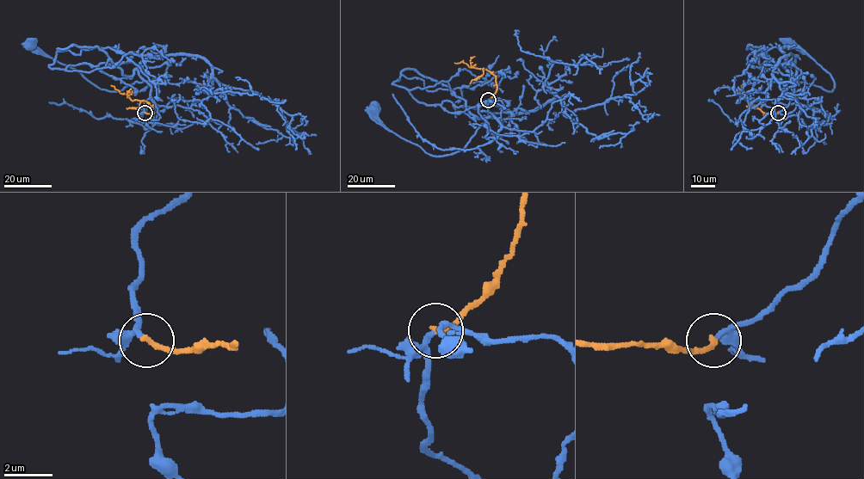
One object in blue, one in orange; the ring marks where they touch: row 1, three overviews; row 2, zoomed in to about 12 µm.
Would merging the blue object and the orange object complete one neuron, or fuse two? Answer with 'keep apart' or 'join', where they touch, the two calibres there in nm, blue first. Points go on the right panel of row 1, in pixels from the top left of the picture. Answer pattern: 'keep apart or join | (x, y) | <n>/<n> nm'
join | (778, 113) | 160/220 nm

